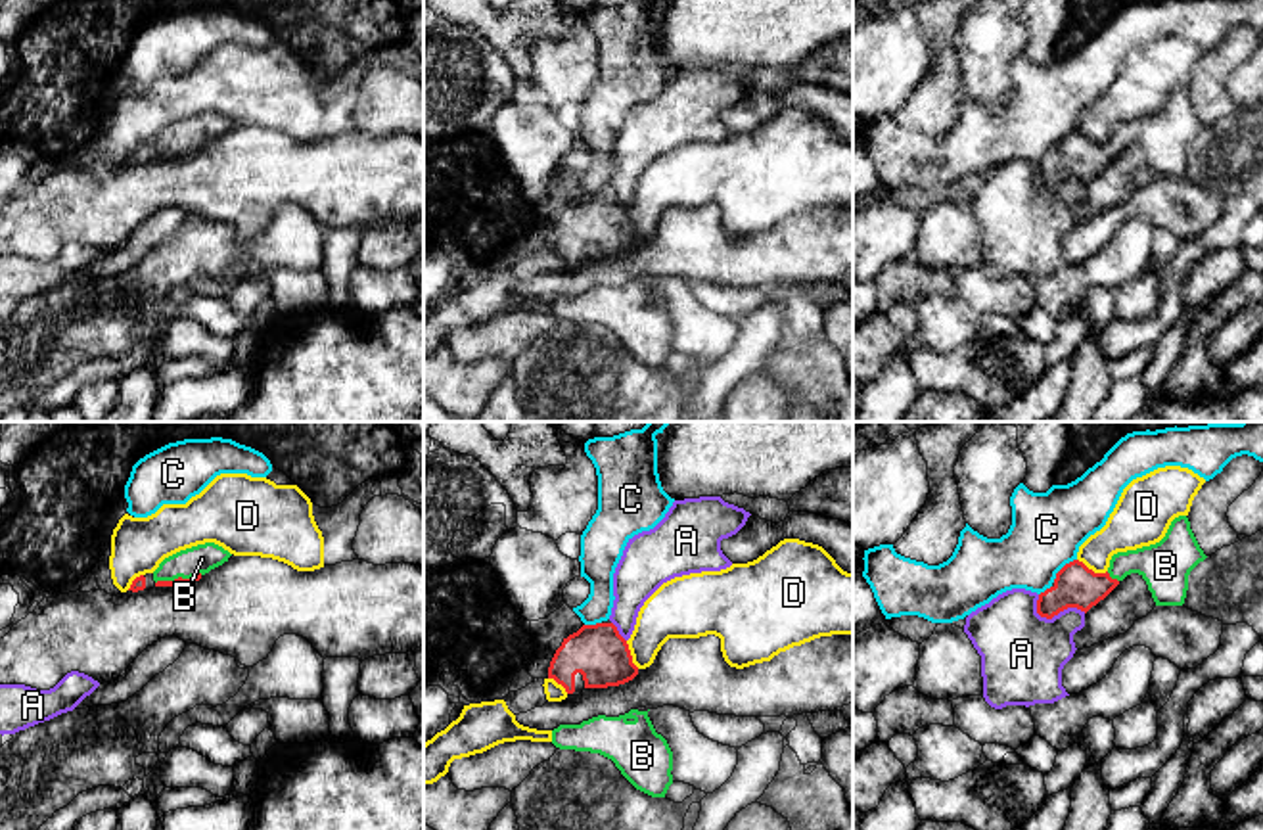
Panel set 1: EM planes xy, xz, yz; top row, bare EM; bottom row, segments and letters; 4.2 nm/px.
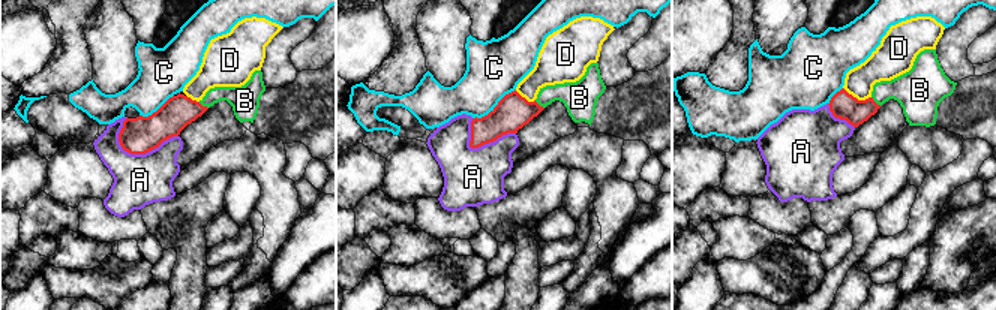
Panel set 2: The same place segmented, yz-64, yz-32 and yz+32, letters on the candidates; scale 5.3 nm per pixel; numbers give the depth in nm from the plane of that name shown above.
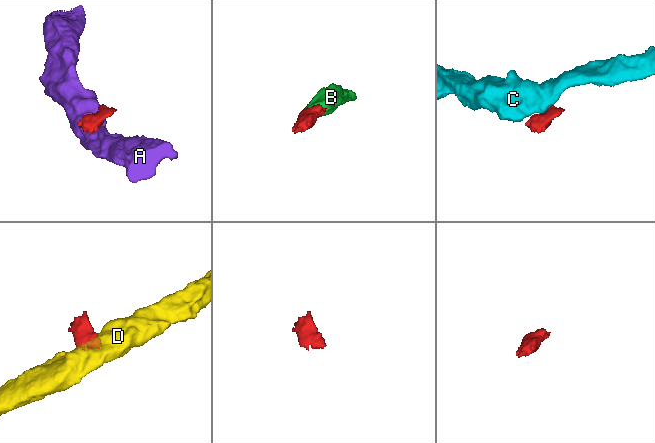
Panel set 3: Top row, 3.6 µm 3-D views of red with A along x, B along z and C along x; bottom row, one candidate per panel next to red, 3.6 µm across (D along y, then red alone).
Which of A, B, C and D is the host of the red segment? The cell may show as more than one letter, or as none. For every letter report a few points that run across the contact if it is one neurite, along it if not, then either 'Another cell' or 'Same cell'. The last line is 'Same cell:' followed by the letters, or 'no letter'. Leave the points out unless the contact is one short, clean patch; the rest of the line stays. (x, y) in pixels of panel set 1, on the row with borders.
A: Another cell
B: Line: xy (179, 581), (179, 577), (202, 558). Same cell
C: Line: yz (1076, 558), (1053, 581). Another cell
D: Line: yz (1078, 558), (1095, 572), (1106, 572). Another cell
Same cell: B

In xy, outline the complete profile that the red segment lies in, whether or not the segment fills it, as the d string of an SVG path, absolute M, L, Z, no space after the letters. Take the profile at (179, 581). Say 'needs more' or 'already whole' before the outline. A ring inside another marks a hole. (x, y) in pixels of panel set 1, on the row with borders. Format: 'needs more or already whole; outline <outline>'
needs more; outline M215 542L197 544L165 558L153 571L155 587L182 587L199 581L232 554Z

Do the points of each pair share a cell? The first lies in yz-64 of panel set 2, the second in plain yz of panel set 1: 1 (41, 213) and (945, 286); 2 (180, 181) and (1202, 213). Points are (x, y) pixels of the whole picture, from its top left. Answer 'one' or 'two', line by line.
1: one
2: one

